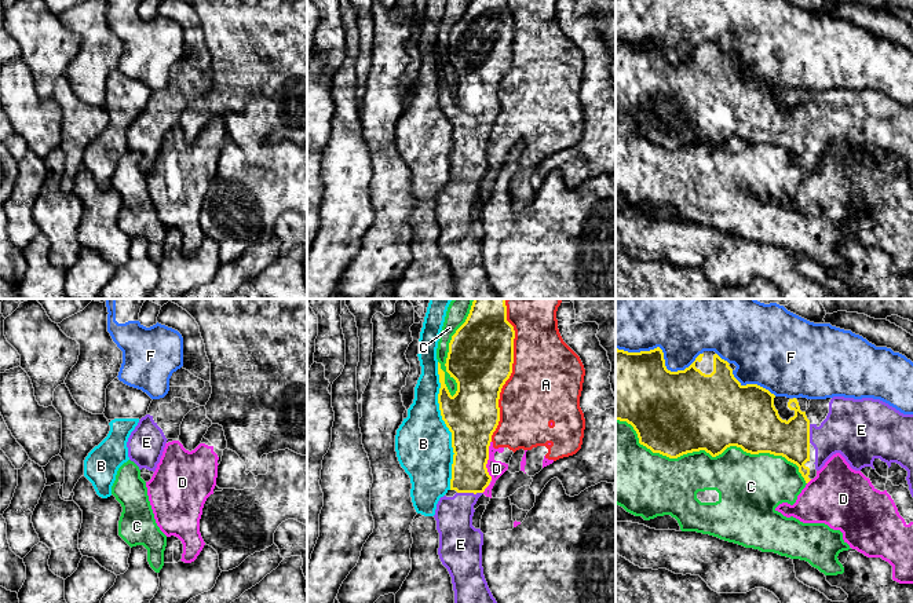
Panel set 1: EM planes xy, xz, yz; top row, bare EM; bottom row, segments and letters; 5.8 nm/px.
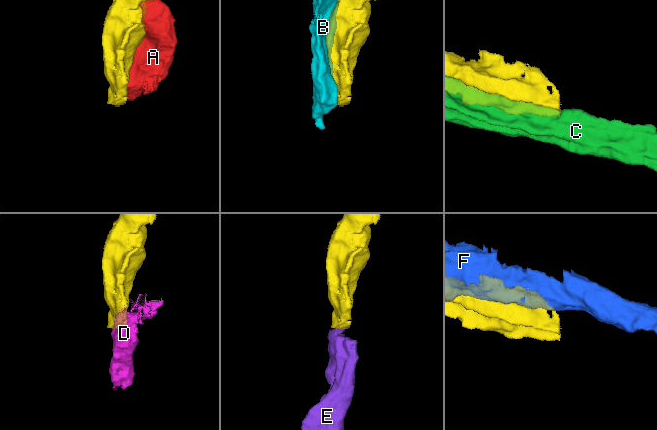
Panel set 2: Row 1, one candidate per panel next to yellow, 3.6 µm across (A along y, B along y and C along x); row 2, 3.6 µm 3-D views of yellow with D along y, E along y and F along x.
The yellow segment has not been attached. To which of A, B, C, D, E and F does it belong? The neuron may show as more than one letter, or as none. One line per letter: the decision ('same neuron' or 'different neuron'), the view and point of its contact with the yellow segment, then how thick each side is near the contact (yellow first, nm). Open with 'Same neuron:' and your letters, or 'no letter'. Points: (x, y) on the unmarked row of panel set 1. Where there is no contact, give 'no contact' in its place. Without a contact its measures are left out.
Same neuron: E
A: different neuron; contact xz (510, 66); calibres 380 and 420 nm
B: different neuron; contact xz (446, 117); calibres 320 and 340 nm
C: different neuron; contact yz (711, 146); calibres 440 and 320 nm
D: different neuron; contact xz (488, 150); calibres 280 and 100 nm
E: same neuron; contact xz (470, 183); calibres 200 and 220 nm
F: different neuron; contact yz (663, 46); calibres 420 and 300 nm

